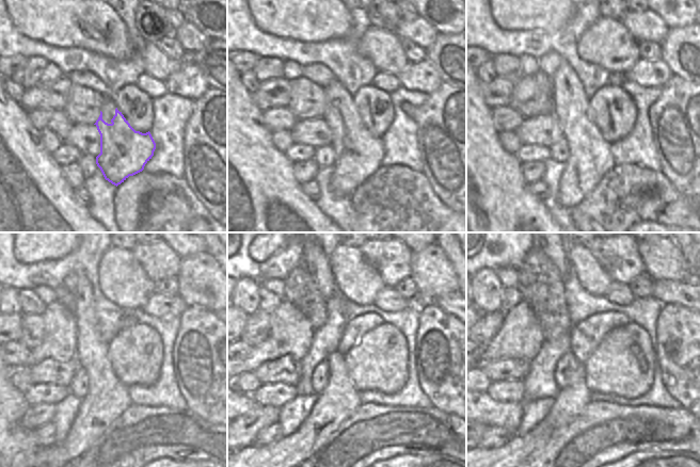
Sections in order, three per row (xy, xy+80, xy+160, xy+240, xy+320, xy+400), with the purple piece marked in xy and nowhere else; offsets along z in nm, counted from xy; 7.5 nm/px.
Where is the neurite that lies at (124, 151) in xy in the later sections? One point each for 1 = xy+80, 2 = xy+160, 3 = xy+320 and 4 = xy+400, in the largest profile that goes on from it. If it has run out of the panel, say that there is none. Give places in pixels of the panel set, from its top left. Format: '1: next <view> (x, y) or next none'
1: next xy+80 (361, 154)
2: next xy+160 (595, 159)
3: next xy+320 (329, 413)
4: next xy+400 (568, 403)

